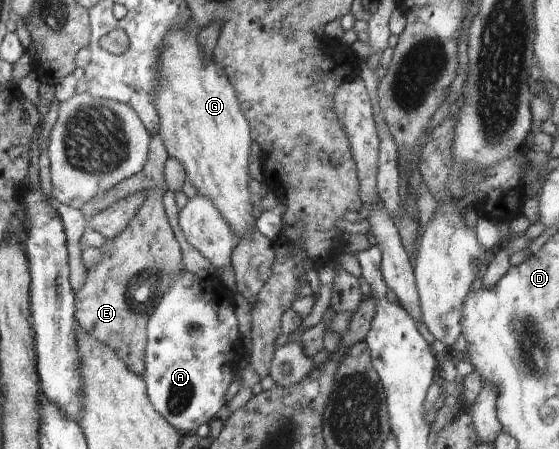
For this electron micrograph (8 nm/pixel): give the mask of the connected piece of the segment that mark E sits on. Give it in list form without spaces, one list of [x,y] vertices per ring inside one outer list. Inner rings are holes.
[[[150,188],[144,192],[146,198],[128,226],[99,247],[102,260],[98,266],[87,270],[86,282],[76,294],[76,320],[80,328],[110,346],[128,370],[141,377],[147,344],[146,324],[162,294],[185,268],[180,245],[164,213],[162,197],[165,191]]]

